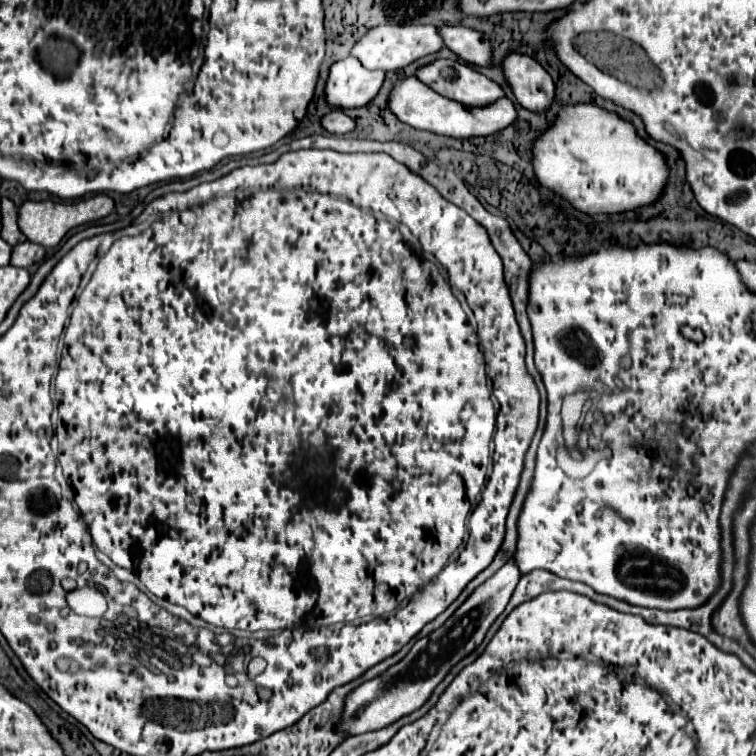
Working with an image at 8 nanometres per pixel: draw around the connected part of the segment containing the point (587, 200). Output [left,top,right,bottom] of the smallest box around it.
[532,104,670,216]

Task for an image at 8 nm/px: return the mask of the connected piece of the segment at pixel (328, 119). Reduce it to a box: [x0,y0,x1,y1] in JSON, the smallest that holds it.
[320,110,354,134]

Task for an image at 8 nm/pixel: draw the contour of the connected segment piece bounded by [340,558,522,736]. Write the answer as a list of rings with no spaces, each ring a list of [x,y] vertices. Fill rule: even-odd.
[[[510,558],[492,578],[480,584],[438,630],[434,630],[430,636],[420,638],[398,664],[390,666],[384,674],[366,680],[362,686],[350,692],[346,698],[346,710],[340,728],[356,736],[362,732],[384,728],[396,722],[398,718],[418,710],[430,698],[432,690],[452,670],[452,666],[456,666],[464,656],[468,656],[478,644],[482,644],[488,628],[494,624],[494,620],[504,612],[506,604],[510,602],[510,596],[514,594],[520,576],[522,574],[518,572],[514,558]]]

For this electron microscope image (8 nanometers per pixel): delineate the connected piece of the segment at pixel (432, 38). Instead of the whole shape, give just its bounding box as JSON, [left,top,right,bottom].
[350,24,444,72]

